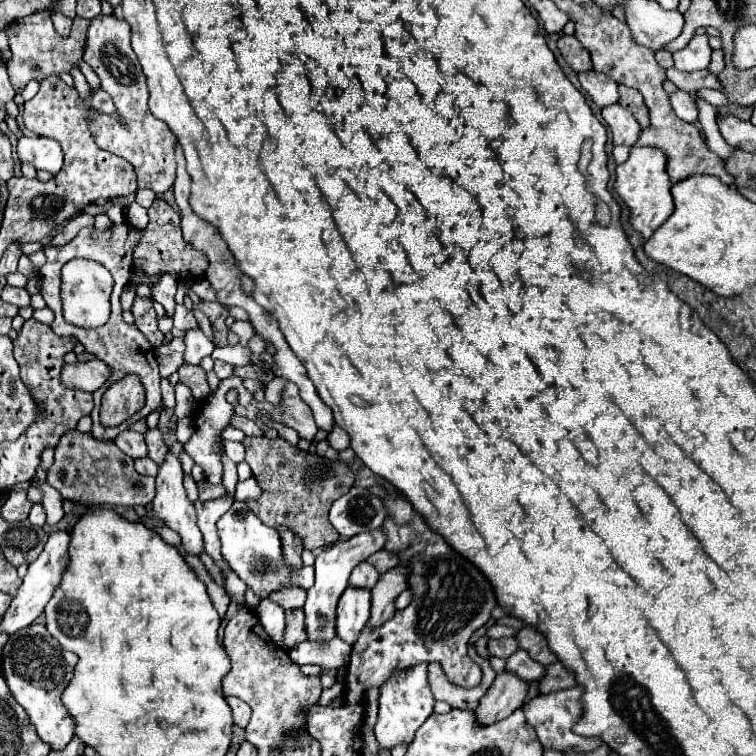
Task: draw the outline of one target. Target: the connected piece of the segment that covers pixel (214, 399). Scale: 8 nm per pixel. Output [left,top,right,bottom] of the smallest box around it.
[184,375,252,483]

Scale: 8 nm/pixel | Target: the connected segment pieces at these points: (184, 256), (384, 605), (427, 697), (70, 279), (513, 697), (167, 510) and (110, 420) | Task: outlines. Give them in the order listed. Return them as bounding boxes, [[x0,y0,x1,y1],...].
[[134,197,206,281],[366,565,408,629],[374,663,434,749],[62,259,112,327],[474,673,526,725],[152,453,204,557],[100,375,146,427]]

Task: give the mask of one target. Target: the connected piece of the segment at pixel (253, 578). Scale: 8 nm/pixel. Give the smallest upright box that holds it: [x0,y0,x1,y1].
[216,501,314,599]

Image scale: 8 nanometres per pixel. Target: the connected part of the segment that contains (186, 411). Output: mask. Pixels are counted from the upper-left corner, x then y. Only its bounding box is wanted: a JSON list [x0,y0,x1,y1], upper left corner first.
[174,383,194,419]

